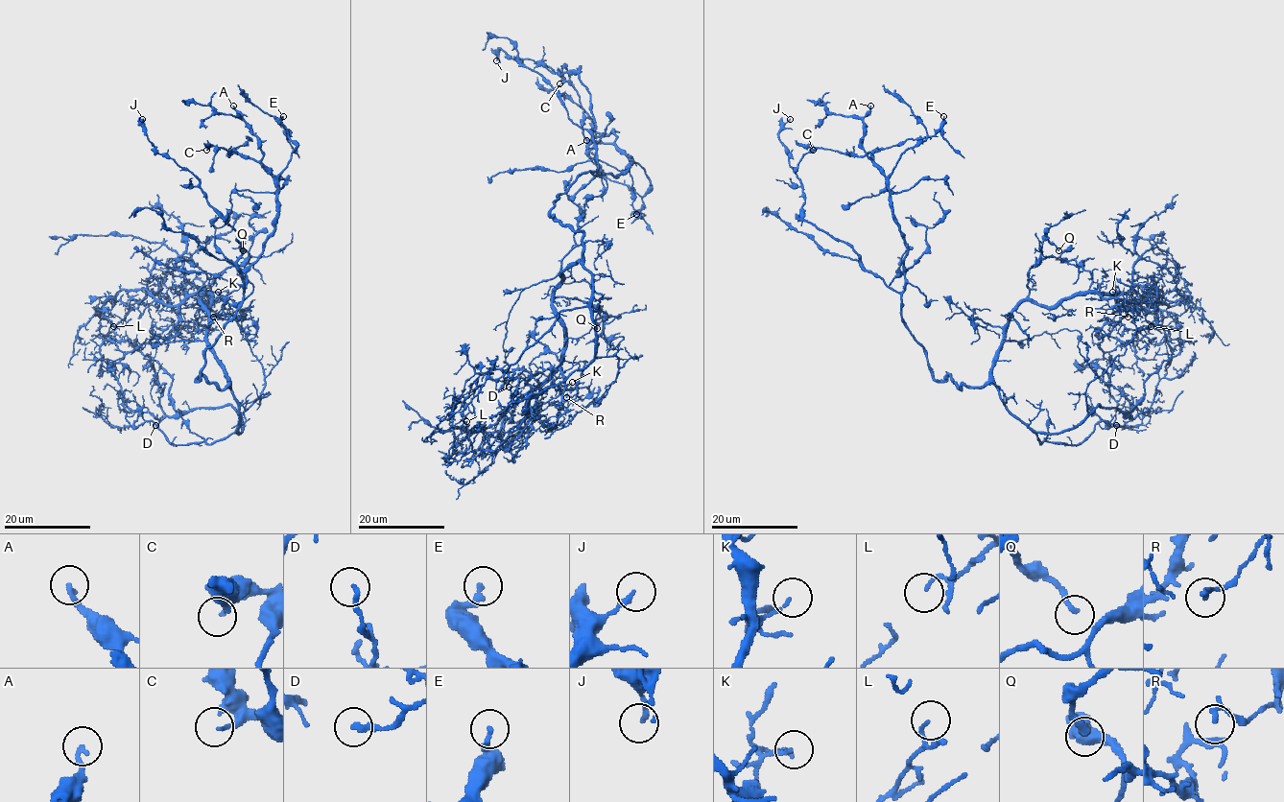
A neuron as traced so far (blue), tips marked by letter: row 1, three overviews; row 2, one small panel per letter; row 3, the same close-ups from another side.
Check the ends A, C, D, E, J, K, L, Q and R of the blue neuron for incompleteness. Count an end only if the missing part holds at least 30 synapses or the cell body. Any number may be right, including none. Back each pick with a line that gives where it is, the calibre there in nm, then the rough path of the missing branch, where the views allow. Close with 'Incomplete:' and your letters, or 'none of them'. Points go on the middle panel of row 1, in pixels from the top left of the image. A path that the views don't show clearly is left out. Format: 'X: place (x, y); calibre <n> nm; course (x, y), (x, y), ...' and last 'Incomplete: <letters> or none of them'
Incomplete: none of them

